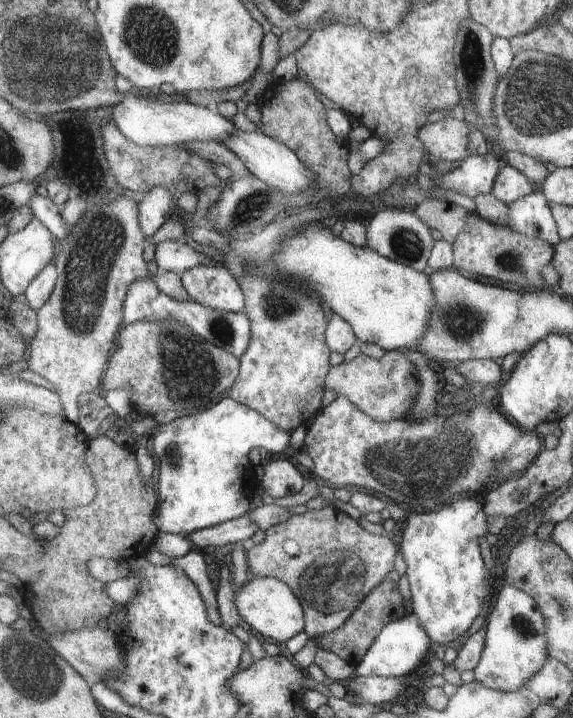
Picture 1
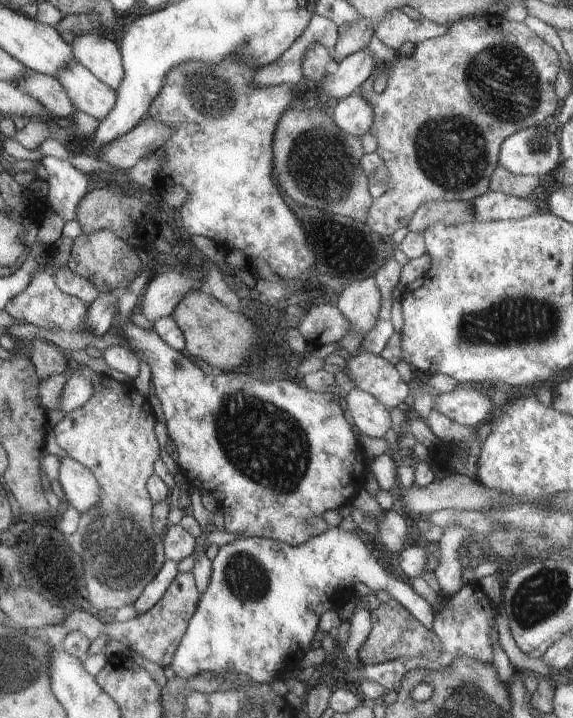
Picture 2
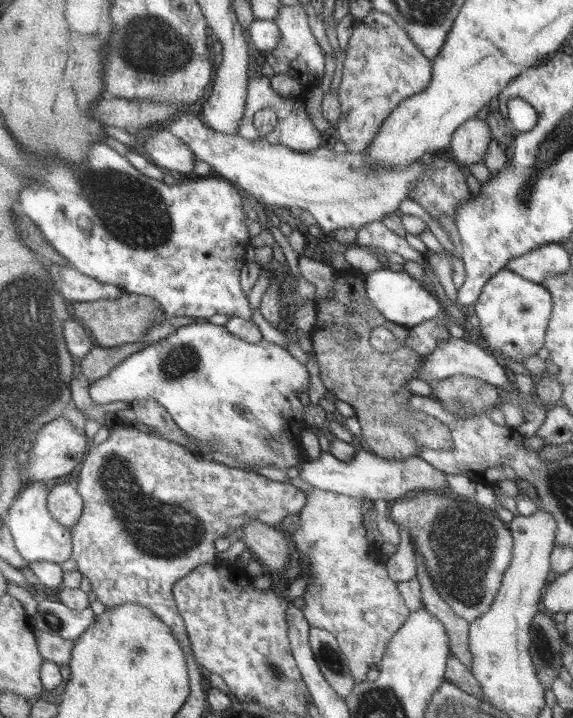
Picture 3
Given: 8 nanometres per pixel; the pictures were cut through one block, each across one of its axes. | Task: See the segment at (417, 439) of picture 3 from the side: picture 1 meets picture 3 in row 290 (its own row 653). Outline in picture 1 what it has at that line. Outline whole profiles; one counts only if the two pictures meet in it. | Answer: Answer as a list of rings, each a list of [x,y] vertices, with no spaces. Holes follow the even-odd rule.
[[[391,580],[382,581],[366,595],[357,610],[350,615],[348,622],[344,623],[336,631],[320,635],[314,639],[317,640],[320,649],[334,652],[336,656],[349,662],[350,665],[356,666],[364,658],[368,648],[372,646],[382,629],[388,623],[404,618],[404,615],[408,614],[402,602],[404,600],[402,595],[400,595],[400,591],[398,591],[398,582]]]

